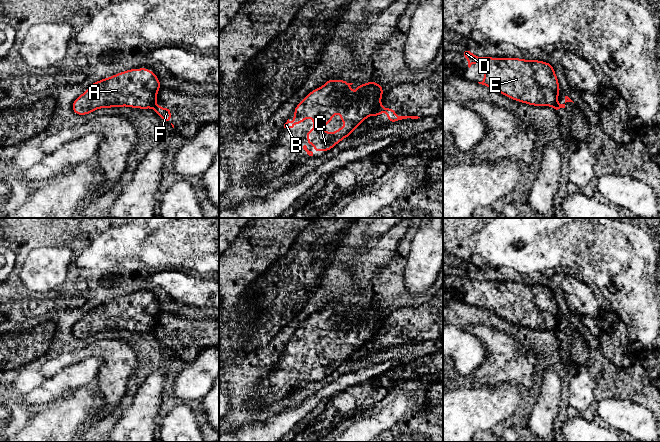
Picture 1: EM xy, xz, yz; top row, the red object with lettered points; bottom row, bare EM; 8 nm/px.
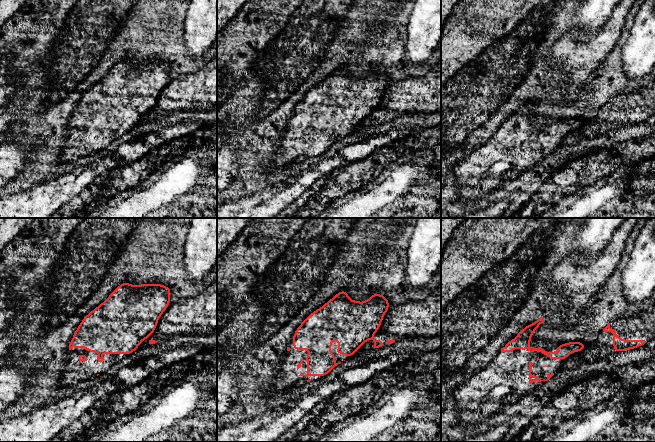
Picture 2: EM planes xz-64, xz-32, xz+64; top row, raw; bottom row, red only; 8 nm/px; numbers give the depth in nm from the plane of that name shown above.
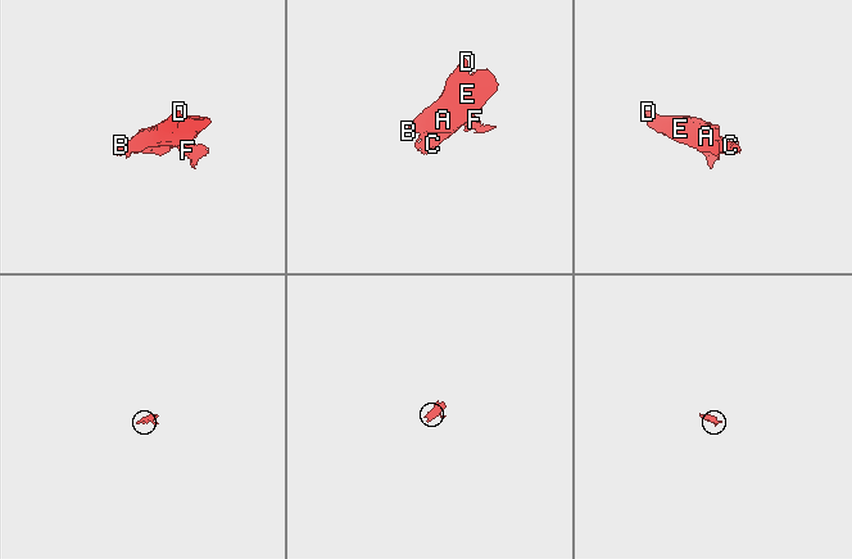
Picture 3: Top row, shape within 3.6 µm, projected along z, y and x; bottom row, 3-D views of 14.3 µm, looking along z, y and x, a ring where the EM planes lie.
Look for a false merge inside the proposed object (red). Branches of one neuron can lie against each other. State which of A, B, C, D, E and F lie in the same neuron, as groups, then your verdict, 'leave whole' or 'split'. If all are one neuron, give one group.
A B C D E / F; split

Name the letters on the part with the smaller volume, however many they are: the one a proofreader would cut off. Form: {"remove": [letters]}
{"remove": ["F"]}

